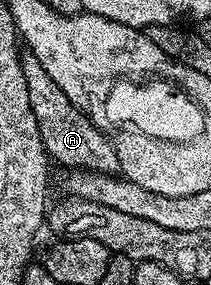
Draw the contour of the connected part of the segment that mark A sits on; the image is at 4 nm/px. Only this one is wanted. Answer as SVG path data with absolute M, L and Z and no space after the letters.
M30 53L22 56L22 71L25 72L25 87L29 87L29 103L33 107L33 115L37 115L37 127L41 127L43 146L47 148L48 158L59 165L68 165L71 171L89 173L119 173L119 160L110 139L95 126L83 112L78 109L53 83L49 71L41 67L40 61Z

